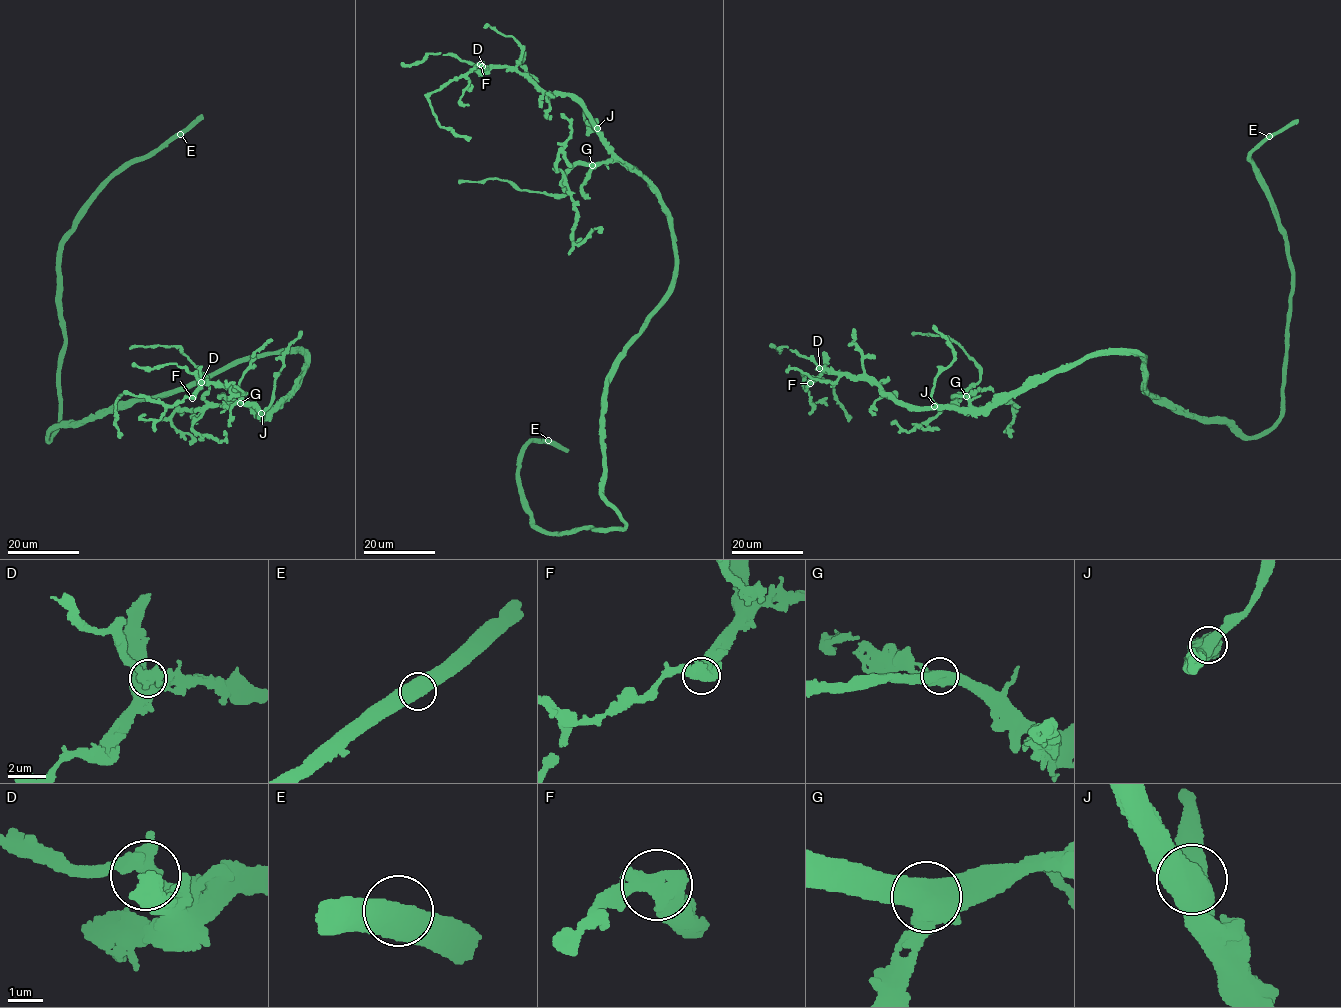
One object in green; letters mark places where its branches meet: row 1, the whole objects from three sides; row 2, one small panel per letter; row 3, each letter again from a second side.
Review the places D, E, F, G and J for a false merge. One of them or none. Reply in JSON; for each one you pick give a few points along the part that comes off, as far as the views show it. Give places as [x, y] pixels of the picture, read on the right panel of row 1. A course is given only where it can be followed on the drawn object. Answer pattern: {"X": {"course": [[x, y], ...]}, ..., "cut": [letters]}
{"cut": []}

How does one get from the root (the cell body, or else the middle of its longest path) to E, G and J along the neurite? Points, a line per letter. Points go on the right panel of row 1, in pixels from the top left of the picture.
E: (1146, 380), (1156, 400), (1231, 421), (1249, 437), (1280, 417), (1292, 262), (1250, 157), (1269, 137)
G: (1146, 380), (1146, 362), (1139, 355), (1089, 354), (1001, 402), (972, 407), (966, 396)
J: (1146, 380), (1146, 362), (1139, 355), (1089, 354), (1001, 402), (973, 409), (934, 406)

